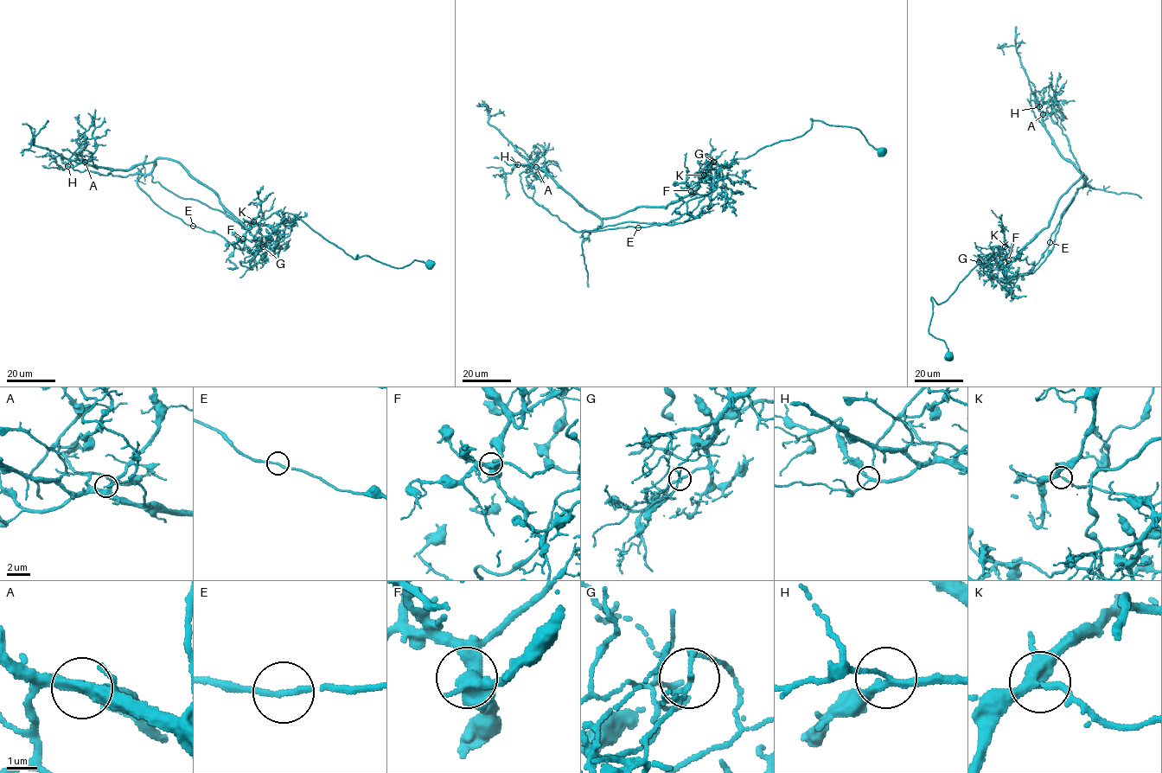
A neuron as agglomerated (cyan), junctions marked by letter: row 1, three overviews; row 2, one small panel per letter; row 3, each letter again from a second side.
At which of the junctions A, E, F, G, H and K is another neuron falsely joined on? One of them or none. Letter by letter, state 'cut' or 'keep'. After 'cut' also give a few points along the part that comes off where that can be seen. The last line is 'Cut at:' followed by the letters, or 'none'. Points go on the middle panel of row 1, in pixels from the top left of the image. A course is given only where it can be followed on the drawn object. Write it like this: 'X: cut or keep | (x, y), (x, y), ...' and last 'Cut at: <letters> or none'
A: keep
E: keep
F: keep
G: cut | (713, 162), (706, 169), (710, 162), (731, 162), (802, 136), (811, 128), (810, 119), (856, 128), (885, 153)
H: keep
K: keep
Cut at: G

